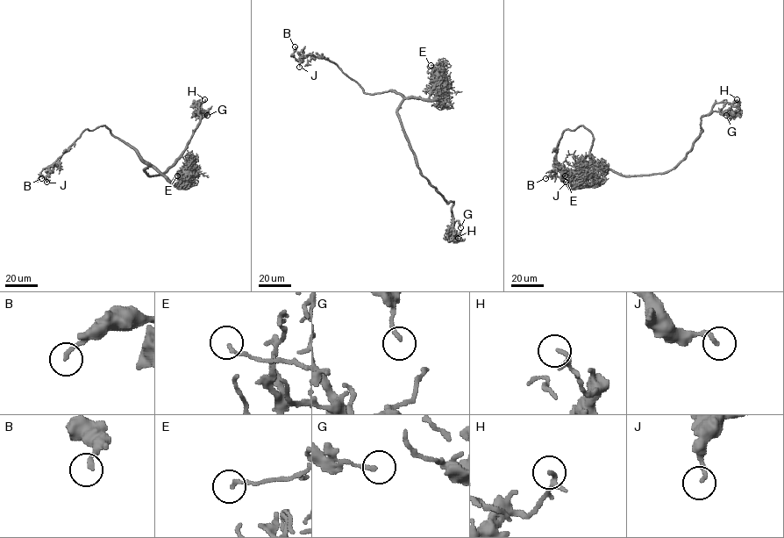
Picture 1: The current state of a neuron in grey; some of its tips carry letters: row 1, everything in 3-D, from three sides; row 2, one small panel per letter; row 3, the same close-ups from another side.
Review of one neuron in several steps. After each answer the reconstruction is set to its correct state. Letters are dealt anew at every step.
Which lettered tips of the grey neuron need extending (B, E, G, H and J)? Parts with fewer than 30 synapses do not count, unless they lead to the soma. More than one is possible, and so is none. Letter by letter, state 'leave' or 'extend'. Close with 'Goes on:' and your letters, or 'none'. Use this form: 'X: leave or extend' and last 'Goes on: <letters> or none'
B: leave
E: leave
G: leave
H: leave
J: leave
Goes on: none

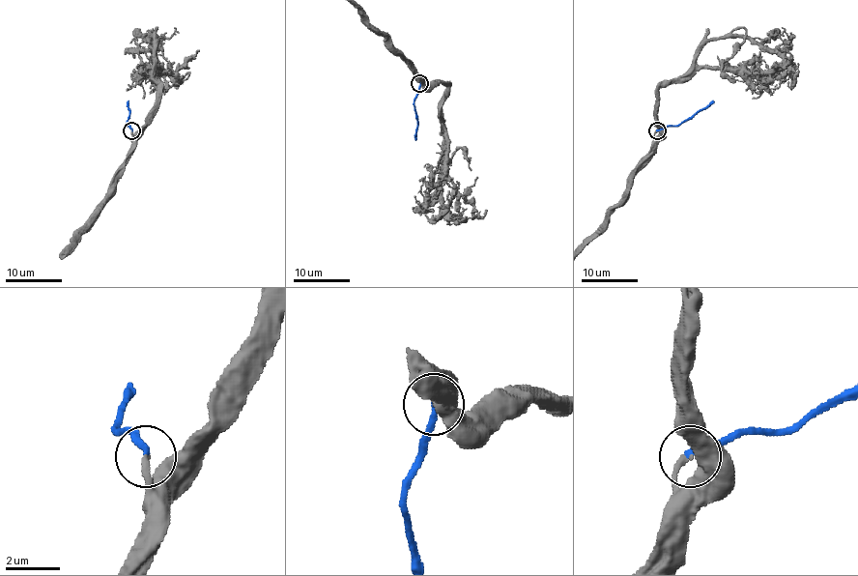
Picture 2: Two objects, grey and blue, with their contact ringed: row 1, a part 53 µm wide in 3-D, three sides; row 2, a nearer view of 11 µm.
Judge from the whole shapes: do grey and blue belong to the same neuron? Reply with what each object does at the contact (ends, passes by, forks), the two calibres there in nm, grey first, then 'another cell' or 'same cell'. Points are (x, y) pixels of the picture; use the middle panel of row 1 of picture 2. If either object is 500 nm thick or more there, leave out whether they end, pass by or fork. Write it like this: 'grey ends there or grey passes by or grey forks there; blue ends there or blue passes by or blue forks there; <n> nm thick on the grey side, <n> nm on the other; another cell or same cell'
grey ends there; blue ends there; 200 nm thick on the grey side, 220 nm on the other; same cell

